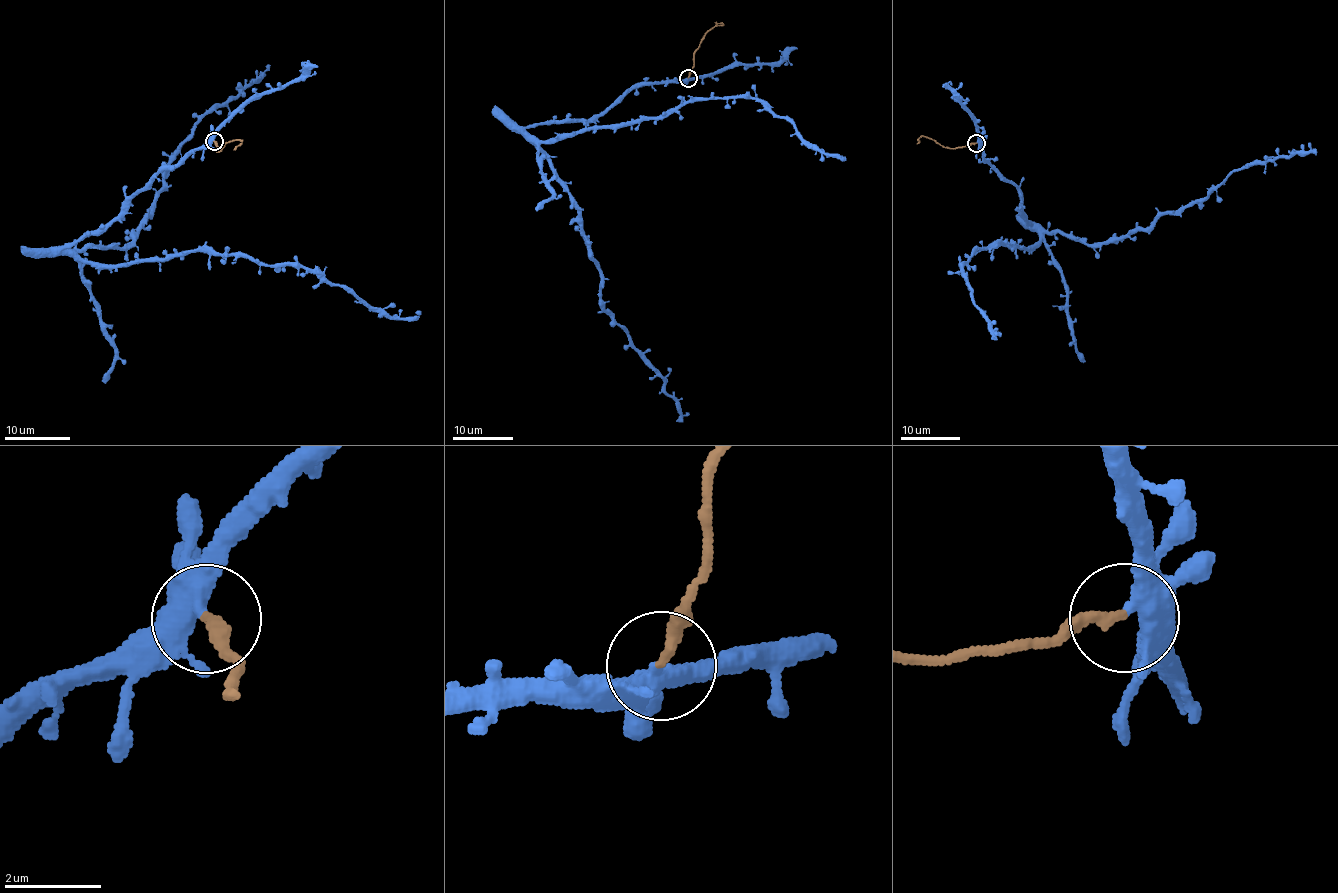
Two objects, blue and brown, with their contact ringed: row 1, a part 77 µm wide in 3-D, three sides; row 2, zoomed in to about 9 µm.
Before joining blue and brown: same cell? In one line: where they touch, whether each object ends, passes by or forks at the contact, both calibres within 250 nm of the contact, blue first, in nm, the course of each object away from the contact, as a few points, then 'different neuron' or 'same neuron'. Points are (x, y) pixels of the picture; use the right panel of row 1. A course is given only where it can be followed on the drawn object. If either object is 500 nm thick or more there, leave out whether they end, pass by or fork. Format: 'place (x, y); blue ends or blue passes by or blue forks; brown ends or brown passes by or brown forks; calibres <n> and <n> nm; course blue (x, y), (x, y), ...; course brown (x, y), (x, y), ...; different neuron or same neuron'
place (976, 143); blue forks; brown ends; calibres 320 and 220 nm; course blue (976, 143), (986, 163), (1017, 187), (1027, 219), (1099, 244), (1145, 230), (1233, 171), (1307, 152), (1310, 142); course brown (976, 143), (949, 148), (922, 135), (918, 144); different neuron

